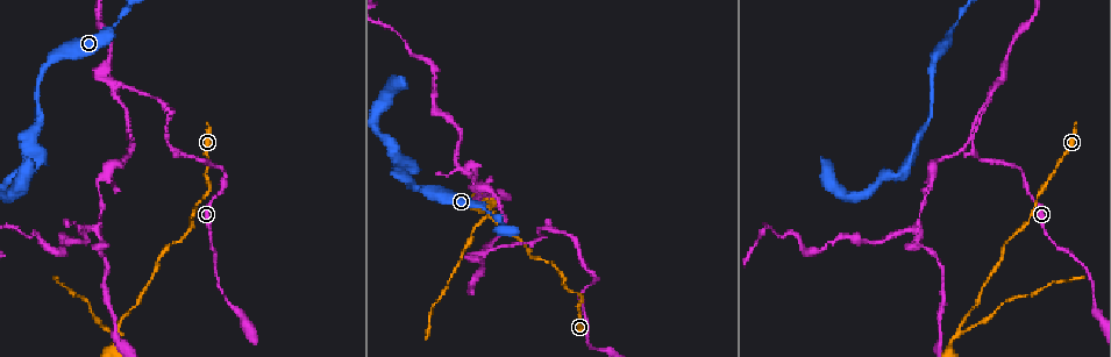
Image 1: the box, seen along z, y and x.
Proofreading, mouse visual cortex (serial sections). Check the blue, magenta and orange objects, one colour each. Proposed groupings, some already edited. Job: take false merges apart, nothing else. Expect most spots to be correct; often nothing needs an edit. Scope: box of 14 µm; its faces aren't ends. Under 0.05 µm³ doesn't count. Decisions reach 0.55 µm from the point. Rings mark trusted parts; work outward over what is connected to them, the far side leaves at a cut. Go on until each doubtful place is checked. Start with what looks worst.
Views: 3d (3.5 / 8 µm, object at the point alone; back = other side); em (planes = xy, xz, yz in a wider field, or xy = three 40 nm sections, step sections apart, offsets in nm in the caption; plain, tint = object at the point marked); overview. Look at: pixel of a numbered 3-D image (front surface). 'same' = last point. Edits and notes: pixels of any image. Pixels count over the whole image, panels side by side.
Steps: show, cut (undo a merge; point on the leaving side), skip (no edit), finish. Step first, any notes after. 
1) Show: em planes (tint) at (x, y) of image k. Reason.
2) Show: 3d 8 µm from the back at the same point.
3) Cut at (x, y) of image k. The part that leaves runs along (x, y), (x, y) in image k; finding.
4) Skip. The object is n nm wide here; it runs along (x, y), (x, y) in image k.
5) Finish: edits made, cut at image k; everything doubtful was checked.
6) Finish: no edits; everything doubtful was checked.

Show: 3d 3.5 µm at (1020, 169) of image 1. Abrupt turn.

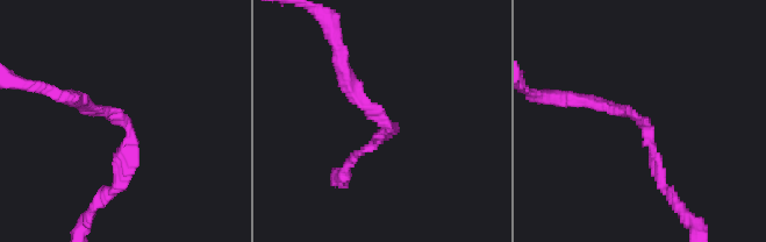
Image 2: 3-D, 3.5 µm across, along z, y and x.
Show: em xy step 5 (plain) at (647, 127) of image 2. The arms are 150, 200 nm wide.

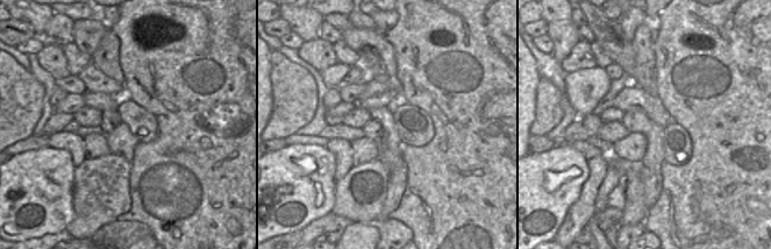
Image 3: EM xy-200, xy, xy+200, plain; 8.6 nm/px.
Show: em xy step 5 (tint) at the same point. With the object marked.

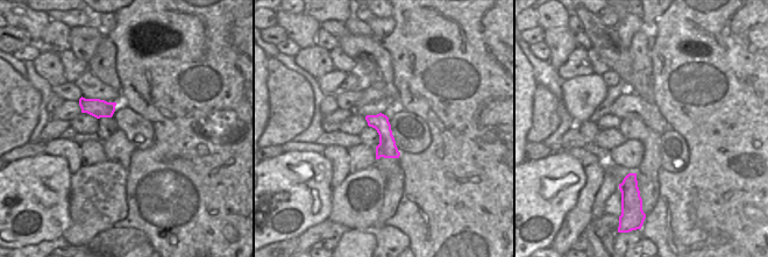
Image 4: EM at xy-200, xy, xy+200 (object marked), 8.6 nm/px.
Skip. The object is 160 nm wide here; it runs along (670, 193), (643, 121), (593, 104) in image 2; all the same cell.

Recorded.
Show: em xy step 2 (tint) at (489, 249) of image 1. Side arm on a straight run.

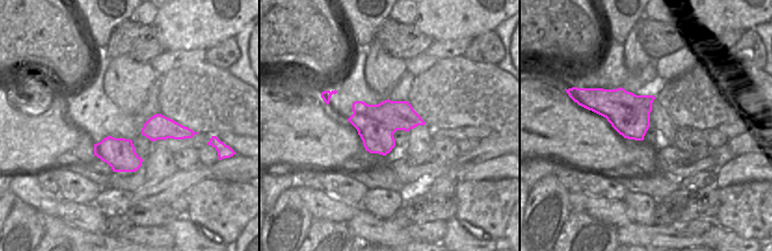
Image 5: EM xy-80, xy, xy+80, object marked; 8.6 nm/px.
Show: 3d 3.5 µm at the same point. Wider look.

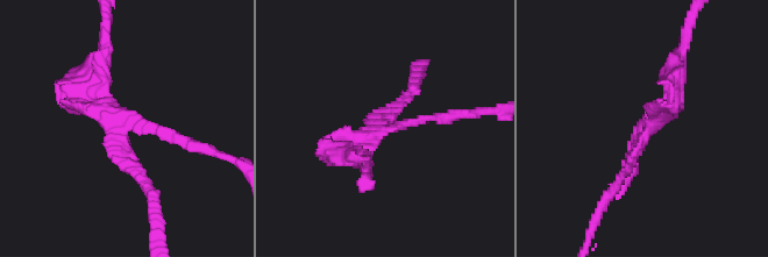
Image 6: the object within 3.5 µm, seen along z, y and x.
Skip. 3 arms meet here; it runs along (197, 145), (133, 120), (114, 145), (143, 184) in image 6; continuous, no second cell.

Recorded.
Show: 3d 3.5 µm at (97, 228) of image 1. Three-way junction.

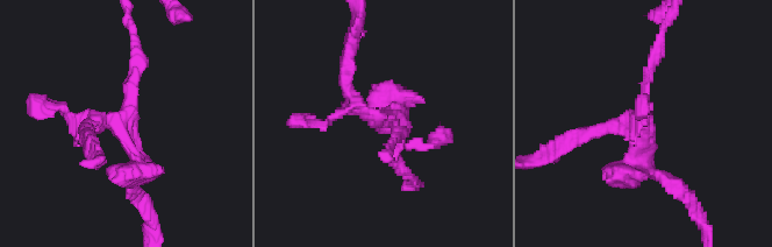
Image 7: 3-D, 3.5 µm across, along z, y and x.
Skip. It runs along (657, 50), (640, 121), (586, 132) in image 7; continuous, no second cell.

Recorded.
Show: 3d 3.5 µm at (921, 246) of image 1.

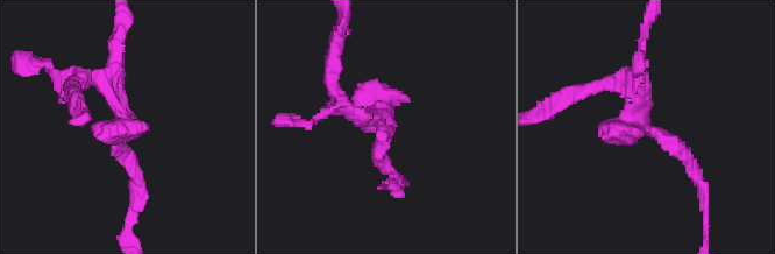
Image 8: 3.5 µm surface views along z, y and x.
Show: em xy step 5 (tint) at (649, 131) of image 8.

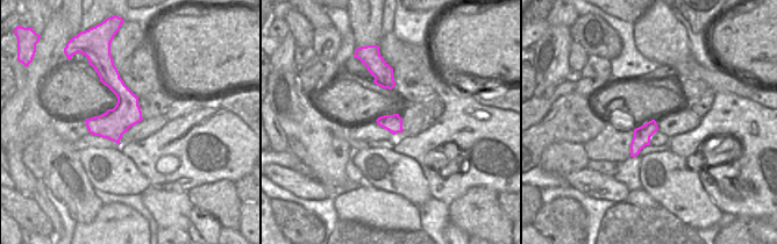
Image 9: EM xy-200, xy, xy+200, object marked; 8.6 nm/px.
Skip. It runs along (638, 68), (632, 114), (695, 175) in image 8; one cell here.

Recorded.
Show: 3d 3.5 µm at (957, 332) of image 1. Two arms in line, one across.

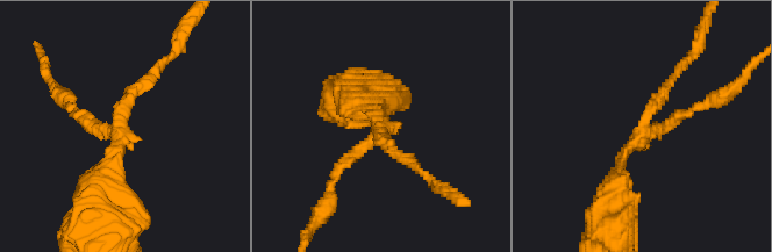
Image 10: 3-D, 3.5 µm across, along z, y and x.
Show: em xy step 5 (tint) at (117, 130) of image 10. Need the tissue.

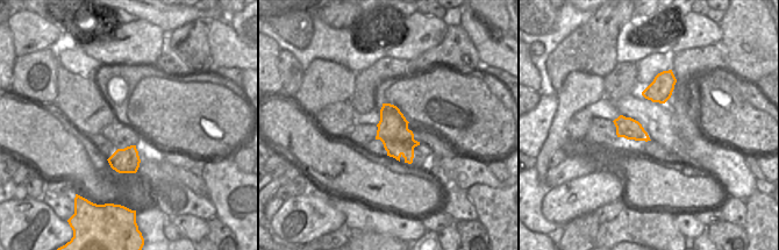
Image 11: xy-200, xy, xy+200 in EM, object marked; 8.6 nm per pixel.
Cut at (341, 163) of image 10. The part that leaves runs along (369, 143), (340, 166), (319, 220) in image 10; a second cell is stuck on.

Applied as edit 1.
Show: 3d 8 µm from the back at (1006, 72) of image 1. Abrupt turn.

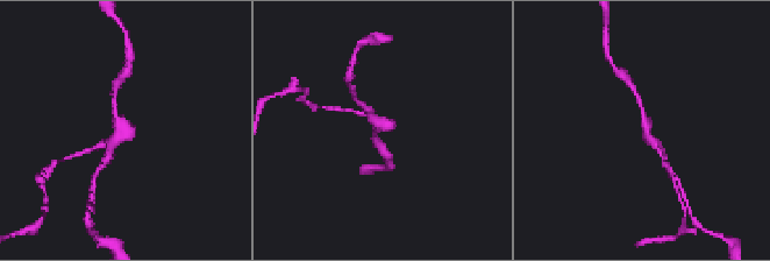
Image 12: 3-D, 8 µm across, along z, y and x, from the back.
Show: em xy step 5 (tint) at (385, 127) of image 12. The arms are 150, 150 nm wide; need the tissue.

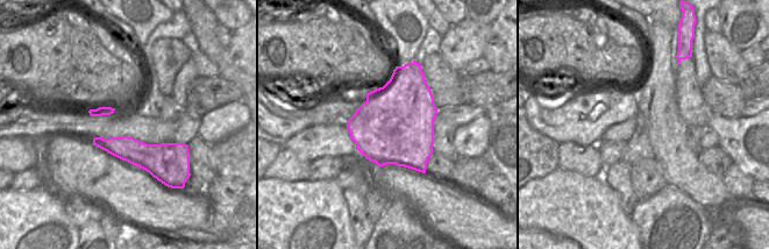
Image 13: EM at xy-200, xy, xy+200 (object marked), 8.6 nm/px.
Skip. It runs along (95, 141), (134, 151), (178, 147) in image 13; continuous, no second cell.

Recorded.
Finish: edits made, cut at image 10; everything doubtful was checked.

